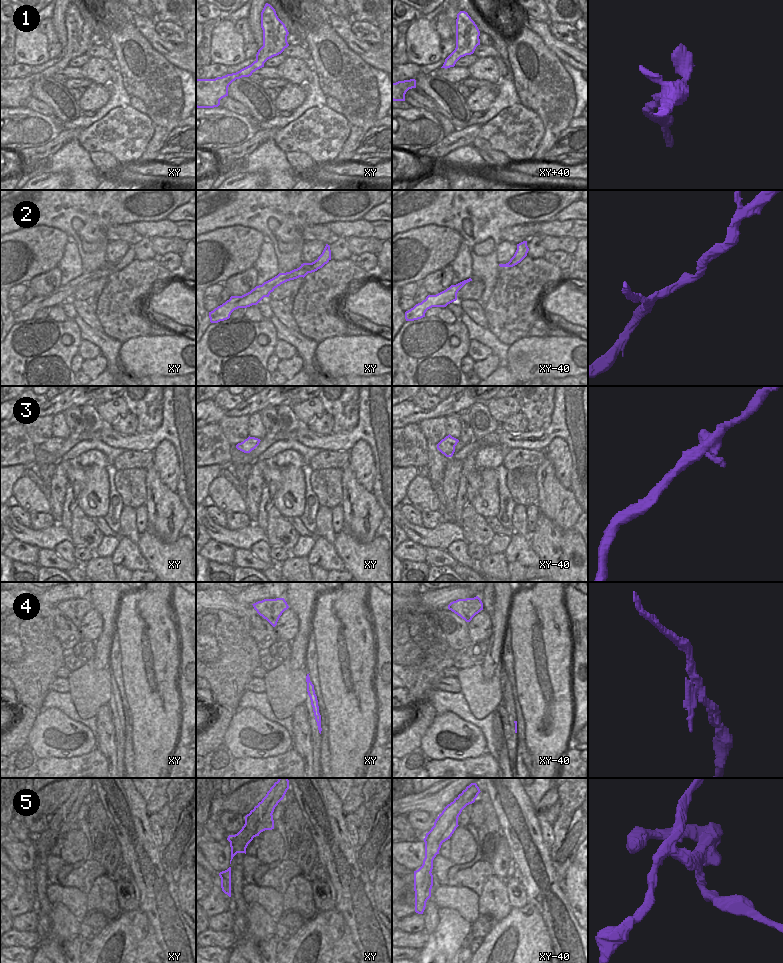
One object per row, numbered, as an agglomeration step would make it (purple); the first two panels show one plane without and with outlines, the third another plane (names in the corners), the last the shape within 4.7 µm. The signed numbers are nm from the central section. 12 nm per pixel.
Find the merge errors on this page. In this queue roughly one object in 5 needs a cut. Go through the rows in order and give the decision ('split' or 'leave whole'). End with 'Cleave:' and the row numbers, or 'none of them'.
1: leave whole
2: leave whole
3: split
4: split
5: split
Cleave: 3, 4, 5

